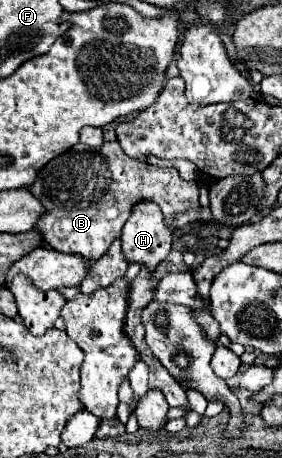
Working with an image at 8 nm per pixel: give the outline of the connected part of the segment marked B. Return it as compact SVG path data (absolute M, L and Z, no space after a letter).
M105 141L103 147L99 149L89 149L83 143L77 143L75 147L71 147L69 151L61 153L55 157L55 161L61 161L61 165L47 165L43 167L33 185L29 187L29 191L43 203L45 207L45 215L41 215L35 223L35 229L43 233L43 239L55 249L55 251L63 251L63 253L81 253L87 259L99 259L113 243L113 239L121 237L123 225L131 215L131 209L135 207L135 203L141 201L153 201L159 205L161 213L163 213L163 221L165 225L175 233L179 231L177 227L173 227L175 223L175 215L177 213L185 213L185 211L199 211L199 185L197 181L183 181L177 173L175 167L155 167L149 165L145 161L137 161L137 159L129 159L129 155L125 155L125 151L121 151L121 145L115 141Z

